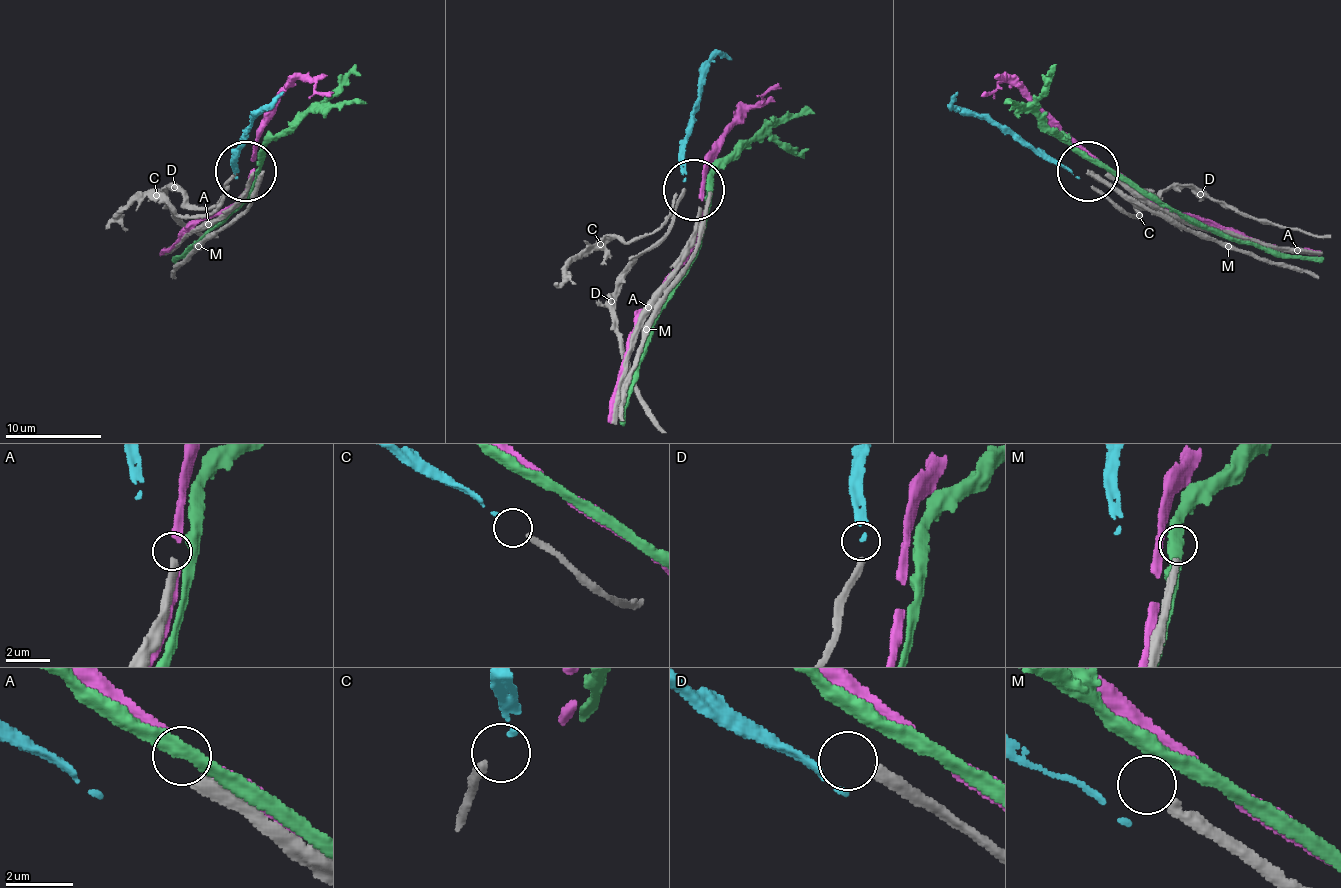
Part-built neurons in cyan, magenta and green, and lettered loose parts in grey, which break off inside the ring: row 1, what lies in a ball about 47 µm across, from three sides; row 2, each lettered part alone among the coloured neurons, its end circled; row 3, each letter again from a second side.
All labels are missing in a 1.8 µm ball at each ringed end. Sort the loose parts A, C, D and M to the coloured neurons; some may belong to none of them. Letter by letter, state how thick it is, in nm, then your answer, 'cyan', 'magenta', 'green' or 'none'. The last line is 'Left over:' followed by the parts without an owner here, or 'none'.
A: 360 nm thick; none
C: 240 nm thick; cyan
D: 320 nm thick; none
M: 300 nm thick; none
Left over: A, D, M

